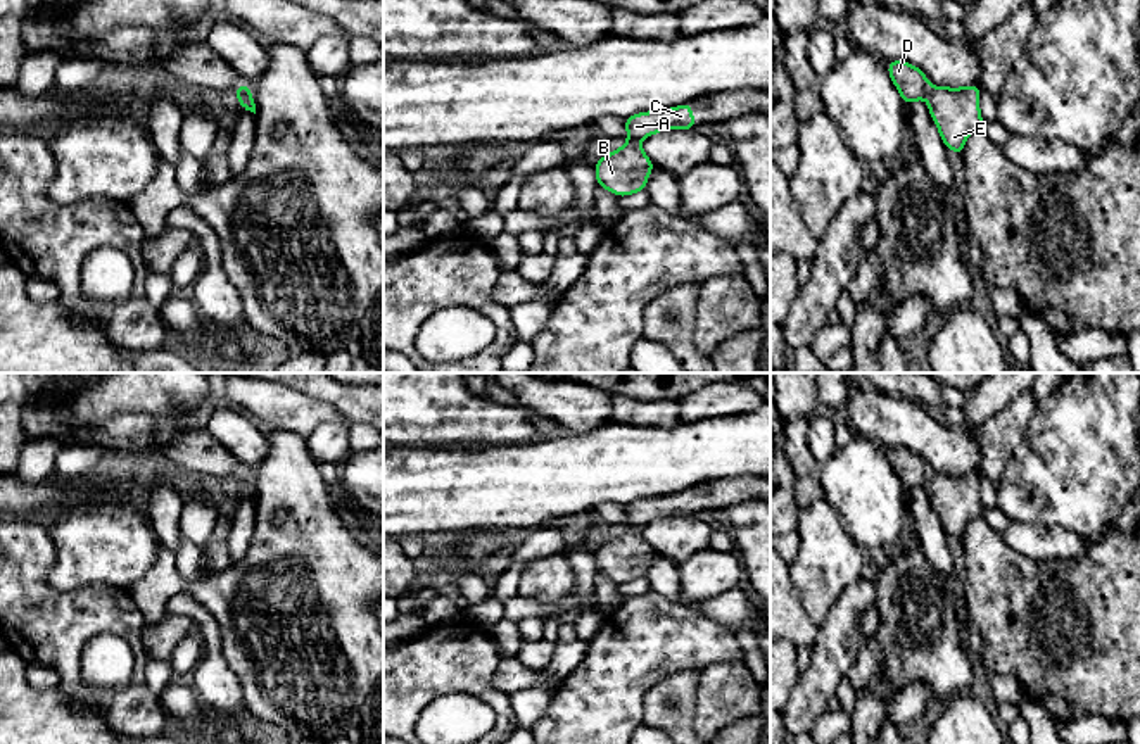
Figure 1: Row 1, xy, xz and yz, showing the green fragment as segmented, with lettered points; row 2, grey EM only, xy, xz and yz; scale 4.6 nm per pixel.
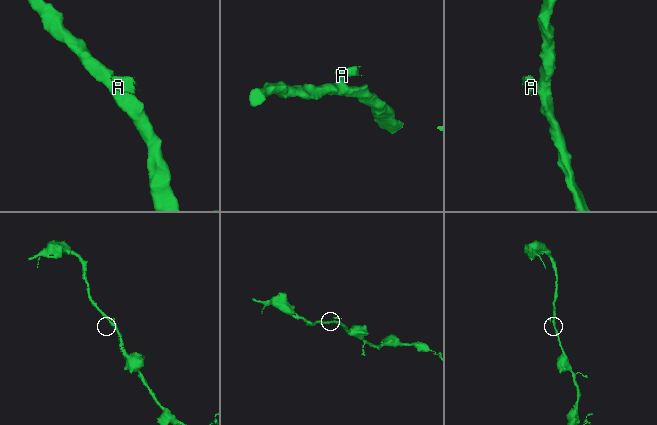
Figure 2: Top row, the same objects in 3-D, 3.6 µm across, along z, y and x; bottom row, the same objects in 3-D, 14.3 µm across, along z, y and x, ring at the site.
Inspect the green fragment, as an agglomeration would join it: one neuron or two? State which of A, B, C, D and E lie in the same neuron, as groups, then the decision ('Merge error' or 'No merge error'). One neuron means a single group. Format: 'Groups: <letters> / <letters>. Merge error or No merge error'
Groups: A C D / B E. Merge error

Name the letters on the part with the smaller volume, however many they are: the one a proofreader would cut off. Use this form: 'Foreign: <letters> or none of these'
Foreign: A, C, D

